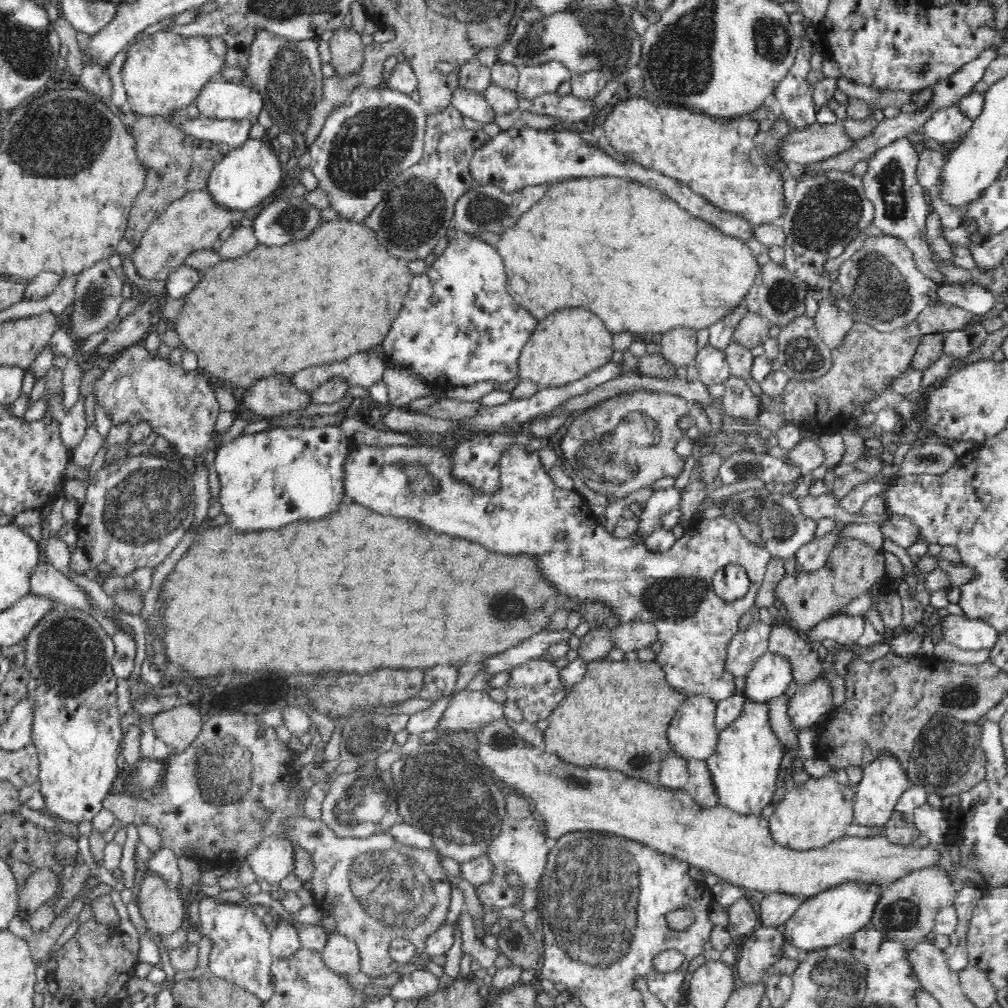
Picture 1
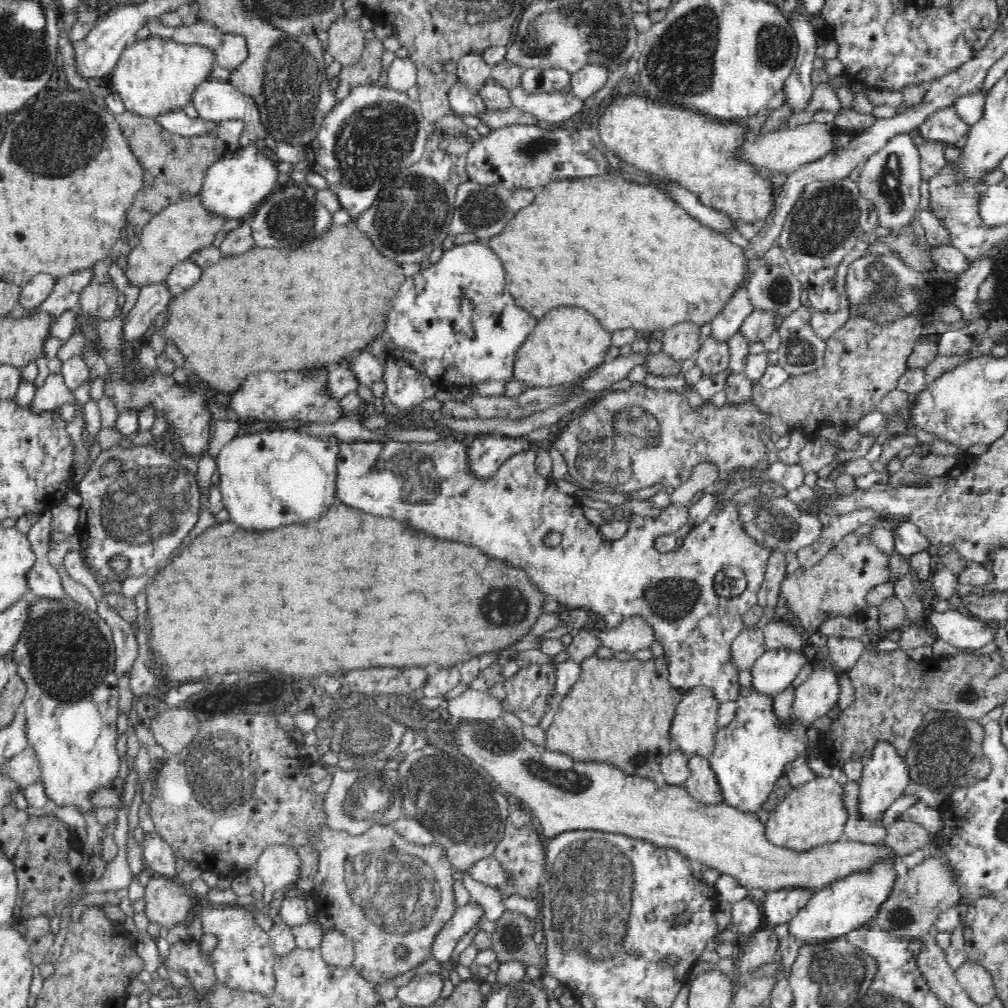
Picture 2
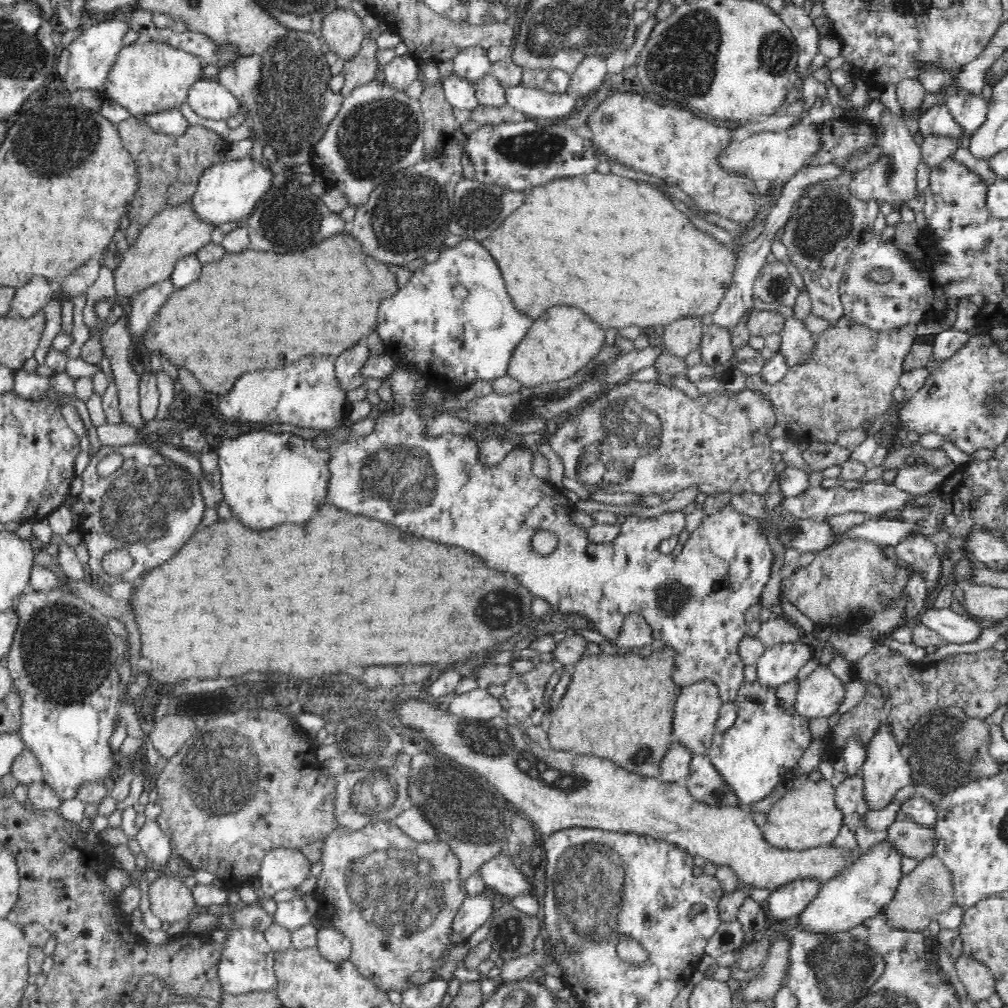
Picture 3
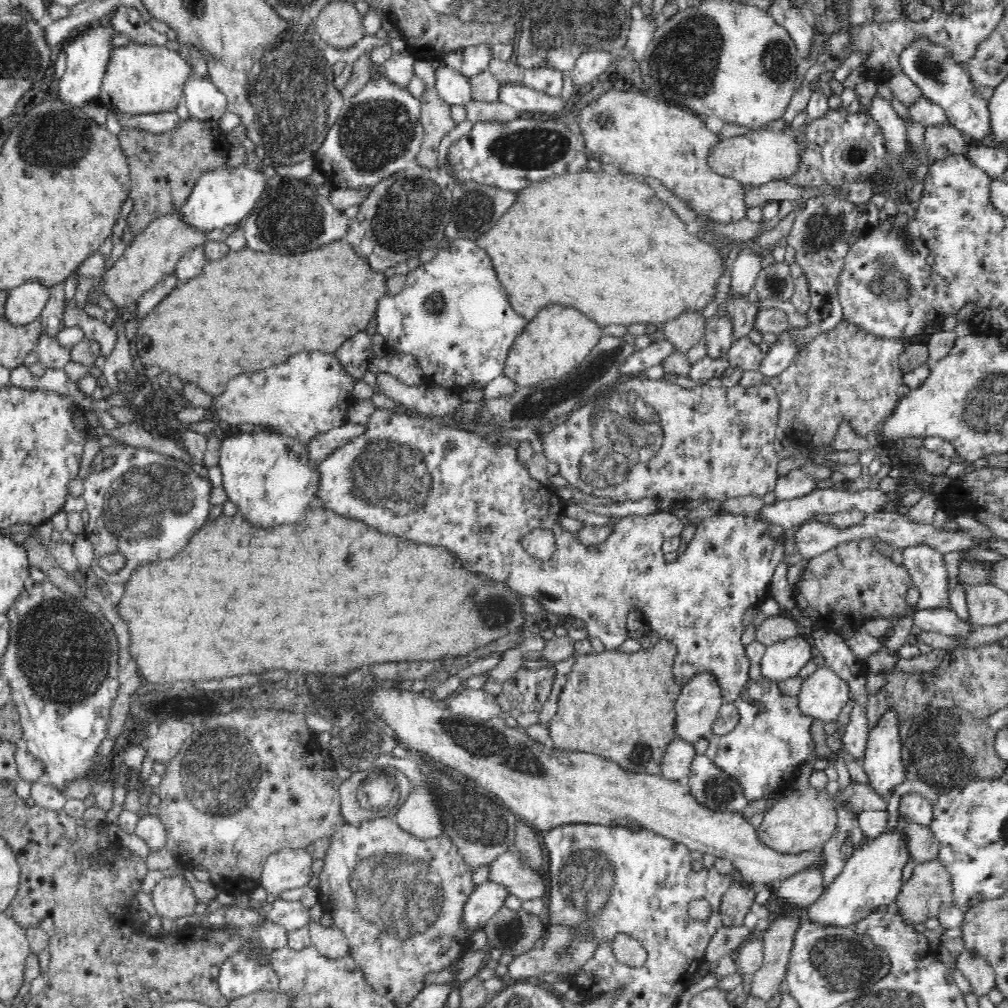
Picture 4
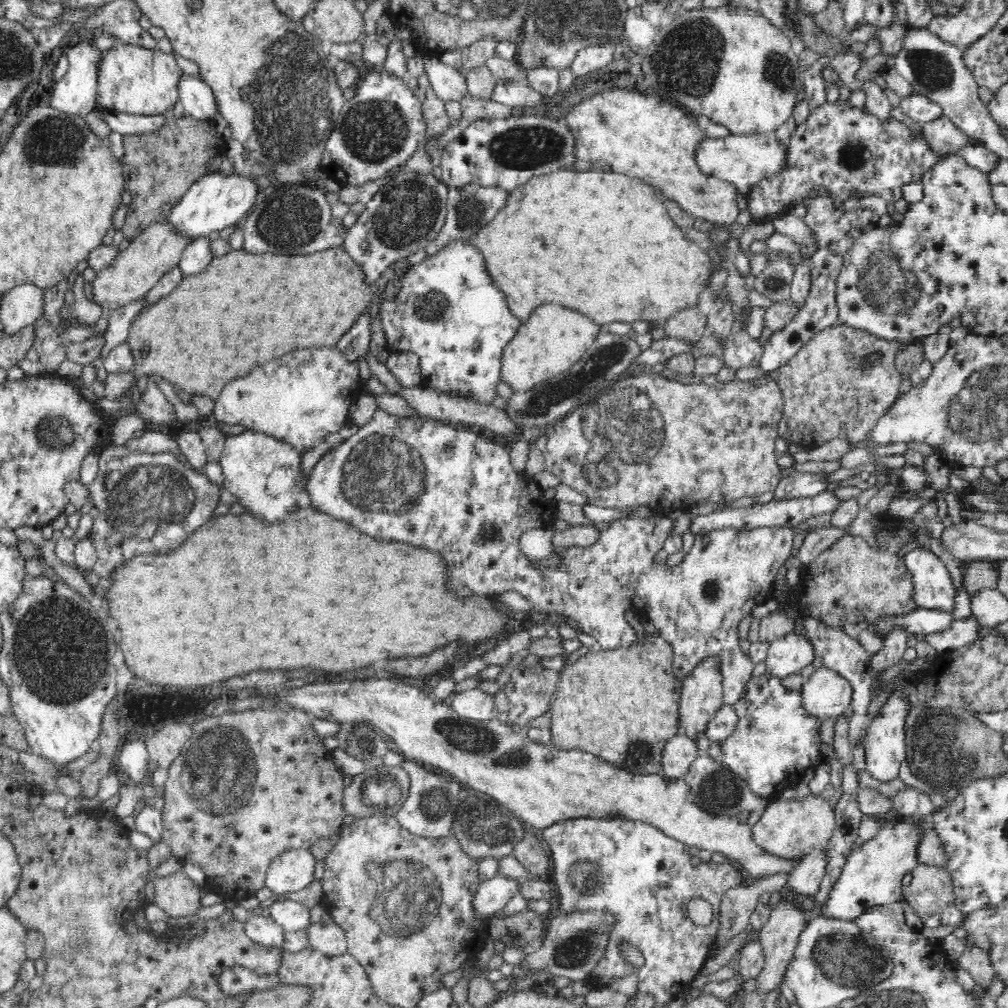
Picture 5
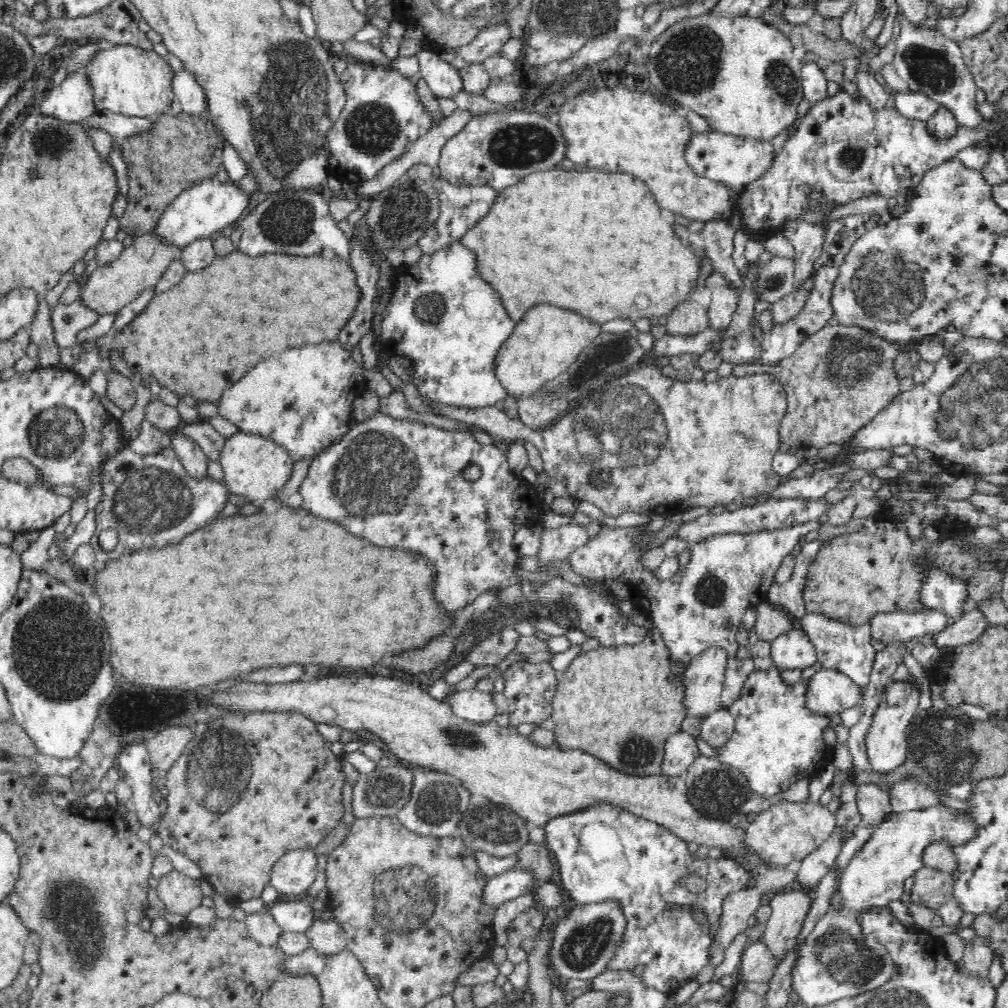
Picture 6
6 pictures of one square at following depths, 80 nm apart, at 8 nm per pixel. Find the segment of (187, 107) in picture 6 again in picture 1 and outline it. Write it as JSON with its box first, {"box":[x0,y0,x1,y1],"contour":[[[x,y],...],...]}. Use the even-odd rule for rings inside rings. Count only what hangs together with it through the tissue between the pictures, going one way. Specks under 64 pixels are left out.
{"box":[196,79,264,120],"contour":[[[221,79],[210,81],[198,94],[196,106],[201,116],[218,120],[256,120],[264,100],[258,89]]]}

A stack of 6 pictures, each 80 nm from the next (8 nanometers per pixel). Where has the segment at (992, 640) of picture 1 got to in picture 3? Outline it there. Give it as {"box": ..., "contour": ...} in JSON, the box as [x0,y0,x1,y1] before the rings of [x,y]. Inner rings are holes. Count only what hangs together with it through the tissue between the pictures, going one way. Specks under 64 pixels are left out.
{"box":[918,607,984,644],"contour":[[[928,607],[918,616],[920,624],[936,632],[944,644],[975,644],[984,635],[984,628],[969,614],[958,614],[950,608]]]}

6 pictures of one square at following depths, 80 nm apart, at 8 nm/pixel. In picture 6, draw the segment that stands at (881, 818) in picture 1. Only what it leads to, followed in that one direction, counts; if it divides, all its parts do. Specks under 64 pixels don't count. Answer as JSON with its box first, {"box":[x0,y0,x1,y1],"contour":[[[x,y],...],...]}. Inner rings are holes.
{"box":[865,682,920,775],"contour":[[[891,682],[886,687],[884,700],[875,710],[872,724],[867,728],[865,747],[869,770],[876,775],[890,775],[907,760],[907,730],[910,719],[919,706],[920,690],[917,684],[911,682]]]}

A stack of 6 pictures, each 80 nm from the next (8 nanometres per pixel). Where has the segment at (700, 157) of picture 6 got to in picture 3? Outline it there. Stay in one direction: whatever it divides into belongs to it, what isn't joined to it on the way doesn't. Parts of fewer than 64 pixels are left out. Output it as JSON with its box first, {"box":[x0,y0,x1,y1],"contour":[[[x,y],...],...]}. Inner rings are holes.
{"box":[721,121,823,183],"contour":[[[806,121],[786,130],[761,131],[742,142],[734,141],[723,153],[721,163],[727,169],[748,176],[755,183],[786,182],[820,153],[822,145],[823,138],[820,125]]]}

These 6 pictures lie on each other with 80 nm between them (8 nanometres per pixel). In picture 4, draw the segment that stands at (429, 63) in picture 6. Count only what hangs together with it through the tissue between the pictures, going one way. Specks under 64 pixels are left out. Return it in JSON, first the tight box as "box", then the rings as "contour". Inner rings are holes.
{"box":[435,66,472,106],"contour":[[[440,66],[436,70],[435,88],[444,102],[452,106],[466,106],[472,102],[469,77],[450,66]]]}

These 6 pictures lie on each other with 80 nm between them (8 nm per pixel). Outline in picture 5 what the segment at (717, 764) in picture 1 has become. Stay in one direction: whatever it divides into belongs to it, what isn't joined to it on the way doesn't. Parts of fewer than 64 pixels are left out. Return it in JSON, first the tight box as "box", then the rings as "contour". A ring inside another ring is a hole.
{"box":[706,673,823,797],"contour":[[[765,673],[758,677],[751,676],[748,681],[742,698],[733,705],[739,718],[735,731],[721,742],[710,741],[706,755],[738,775],[756,796],[770,797],[779,794],[788,785],[798,782],[805,776],[806,770],[816,768],[823,763],[820,758],[819,737],[819,728],[823,720],[806,714],[802,708],[801,693],[786,690],[781,684],[781,679]]]}

